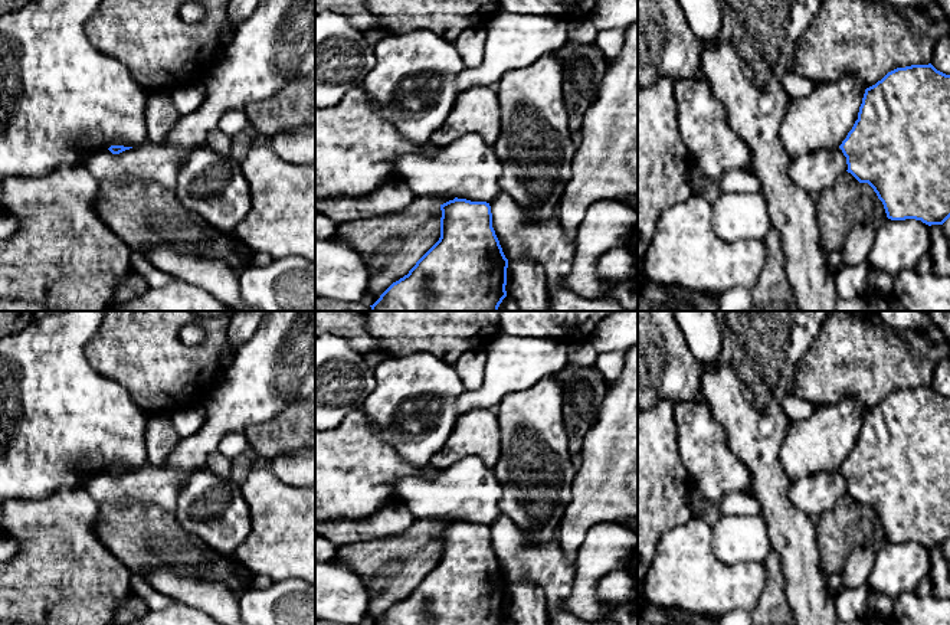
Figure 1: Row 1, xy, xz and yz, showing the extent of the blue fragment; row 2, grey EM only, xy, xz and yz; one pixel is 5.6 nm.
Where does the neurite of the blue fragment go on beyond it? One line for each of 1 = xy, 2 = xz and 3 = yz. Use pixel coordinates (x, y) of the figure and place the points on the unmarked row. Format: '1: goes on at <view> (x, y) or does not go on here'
1: does not go on here
2: does not go on here
3: does not go on here

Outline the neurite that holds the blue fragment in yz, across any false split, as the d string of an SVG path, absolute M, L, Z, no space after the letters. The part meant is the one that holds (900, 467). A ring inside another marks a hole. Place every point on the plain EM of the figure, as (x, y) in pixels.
M931 386L888 395L865 412L858 442L839 471L846 480L846 494L874 511L888 541L943 547L950 540L950 397L937 393Z

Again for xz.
M455 520L440 533L439 563L376 625L502 625L507 619L508 582L492 550L489 526Z

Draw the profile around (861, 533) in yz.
M842 495L835 508L816 520L816 543L825 576L841 573L849 553L856 547L881 549L887 543L882 524L868 505Z

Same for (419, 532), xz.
M416 518L412 527L384 540L340 544L332 563L358 573L370 590L364 625L376 625L440 560L440 529L455 518Z

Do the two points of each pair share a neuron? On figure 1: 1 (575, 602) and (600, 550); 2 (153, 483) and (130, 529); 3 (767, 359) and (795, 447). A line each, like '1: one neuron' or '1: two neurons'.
1: one neuron
2: two neurons
3: two neurons

